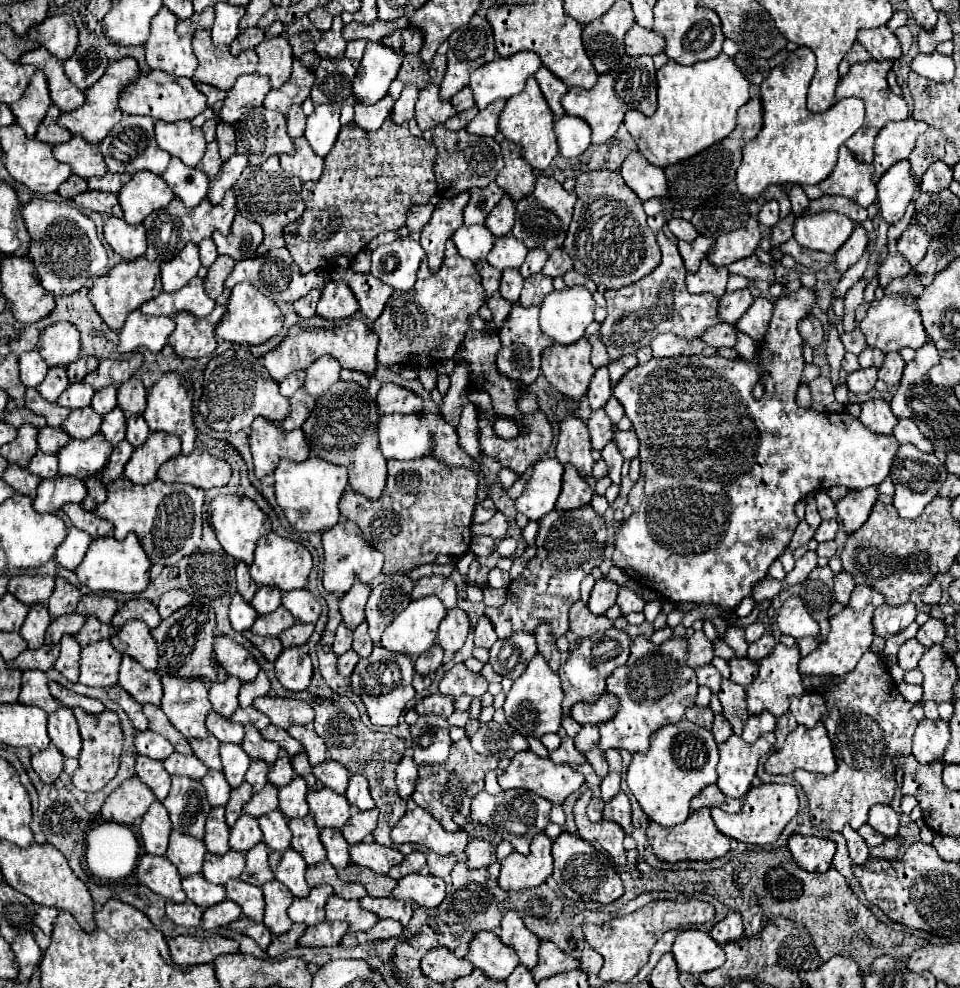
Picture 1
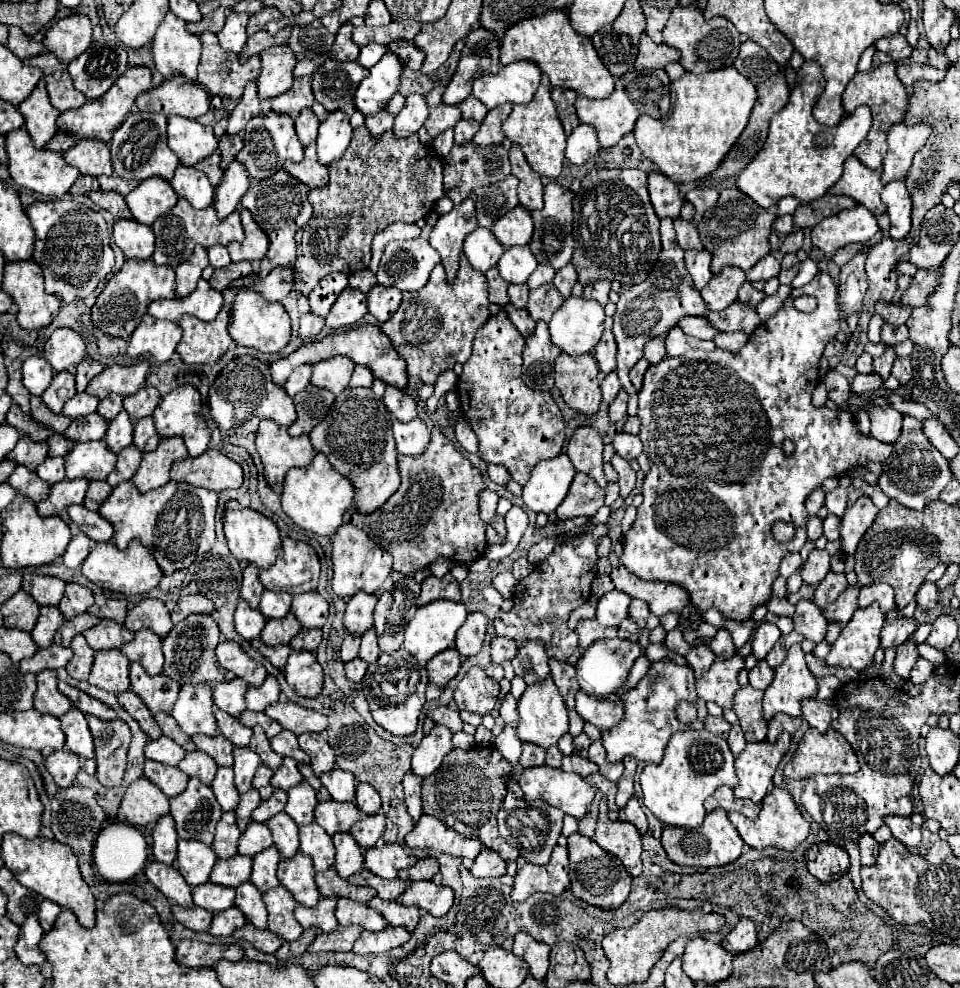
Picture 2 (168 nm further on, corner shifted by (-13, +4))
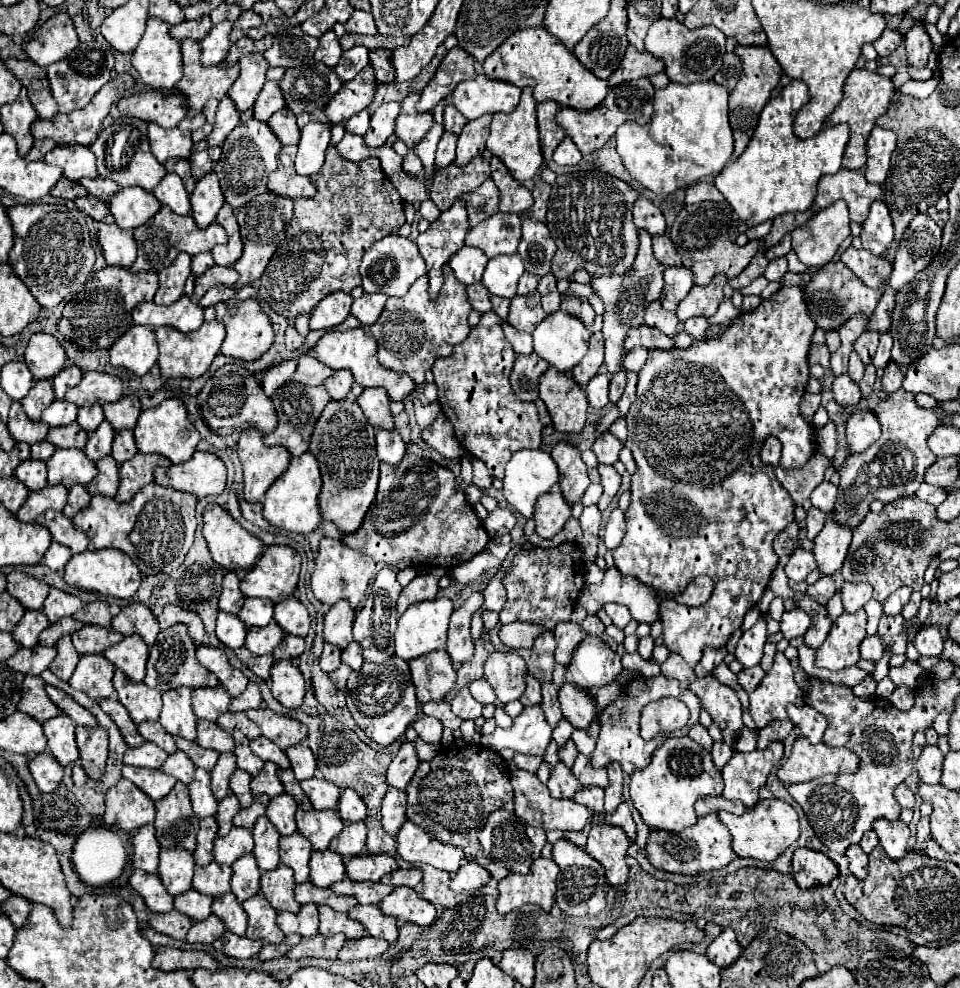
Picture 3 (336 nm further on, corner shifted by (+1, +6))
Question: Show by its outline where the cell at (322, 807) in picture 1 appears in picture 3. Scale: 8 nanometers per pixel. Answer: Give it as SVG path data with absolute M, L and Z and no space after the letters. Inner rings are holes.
M297 809L295 813L297 833L309 839L313 851L325 851L329 841L337 837L343 829L343 821L337 811L303 811Z

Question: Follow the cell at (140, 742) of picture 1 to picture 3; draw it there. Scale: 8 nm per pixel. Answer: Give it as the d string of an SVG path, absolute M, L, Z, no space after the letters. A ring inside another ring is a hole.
M143 743L141 747L127 749L123 755L123 763L141 769L159 769L167 759L165 751L159 749L155 743Z

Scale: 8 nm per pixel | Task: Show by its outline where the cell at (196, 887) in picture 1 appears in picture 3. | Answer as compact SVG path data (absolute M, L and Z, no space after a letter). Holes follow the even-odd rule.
M189 889L187 893L175 897L175 909L191 917L193 921L205 921L211 915L211 903L211 897L205 897L195 889Z

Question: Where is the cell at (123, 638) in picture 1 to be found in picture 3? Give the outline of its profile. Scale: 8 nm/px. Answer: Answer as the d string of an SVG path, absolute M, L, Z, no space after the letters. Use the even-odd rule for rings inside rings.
M129 635L121 643L113 645L103 653L107 661L111 661L117 669L121 669L127 679L139 683L145 677L145 663L149 657L149 647L141 641L139 635Z

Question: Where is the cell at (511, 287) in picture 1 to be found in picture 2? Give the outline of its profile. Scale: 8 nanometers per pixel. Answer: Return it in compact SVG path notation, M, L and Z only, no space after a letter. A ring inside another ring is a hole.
M511 283L511 285L509 285L509 297L511 297L511 303L513 303L515 307L525 307L525 305L527 305L527 297L529 297L529 287L527 287L527 283L521 283L521 285Z

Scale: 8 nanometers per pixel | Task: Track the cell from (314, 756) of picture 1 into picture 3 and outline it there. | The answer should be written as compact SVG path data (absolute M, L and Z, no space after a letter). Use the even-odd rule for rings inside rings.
M305 743L289 747L285 753L287 753L289 761L291 761L291 769L293 769L297 781L305 781L305 779L313 777L313 773L315 773L315 757L313 757L311 749Z

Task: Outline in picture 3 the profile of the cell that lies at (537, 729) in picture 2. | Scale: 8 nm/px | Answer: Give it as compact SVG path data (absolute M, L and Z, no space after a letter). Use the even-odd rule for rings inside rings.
M525 707L523 713L513 719L509 729L495 731L493 735L481 737L481 743L493 751L511 747L517 753L525 755L543 755L547 743L551 741L551 727L543 717L541 707Z

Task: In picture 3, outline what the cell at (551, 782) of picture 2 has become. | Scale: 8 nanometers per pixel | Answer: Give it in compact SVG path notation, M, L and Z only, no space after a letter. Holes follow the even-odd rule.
M513 771L511 785L513 785L513 793L515 793L515 815L519 819L523 819L527 825L541 827L545 831L551 831L551 829L581 831L585 827L587 817L589 817L589 809L585 809L585 805L579 805L575 801L553 799L549 789L545 789L545 785L537 779L537 775L533 775L529 771Z

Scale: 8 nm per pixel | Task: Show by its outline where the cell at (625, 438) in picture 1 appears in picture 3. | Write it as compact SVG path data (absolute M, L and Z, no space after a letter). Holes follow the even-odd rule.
M611 433L597 437L595 443L591 445L591 451L595 453L597 461L603 465L613 465L619 459L621 449L623 449L623 443L619 439L615 439Z

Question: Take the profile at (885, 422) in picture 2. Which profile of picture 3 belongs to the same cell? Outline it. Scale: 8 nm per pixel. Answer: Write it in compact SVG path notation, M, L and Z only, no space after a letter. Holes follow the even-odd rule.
M855 411L845 425L847 445L851 453L861 453L881 435L881 425L873 411Z

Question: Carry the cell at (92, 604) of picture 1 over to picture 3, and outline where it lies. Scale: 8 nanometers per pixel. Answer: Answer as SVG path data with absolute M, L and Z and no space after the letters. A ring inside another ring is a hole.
M105 601L89 603L89 605L81 607L73 617L77 617L85 625L99 625L105 629L111 627L111 613L109 613L109 605Z

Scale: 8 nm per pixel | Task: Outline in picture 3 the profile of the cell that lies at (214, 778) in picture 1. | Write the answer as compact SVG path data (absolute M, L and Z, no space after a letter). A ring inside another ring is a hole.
M197 769L189 787L189 795L191 795L191 805L193 805L193 813L199 819L205 819L209 815L217 813L217 801L211 793L211 785L209 785L209 773L203 769Z

